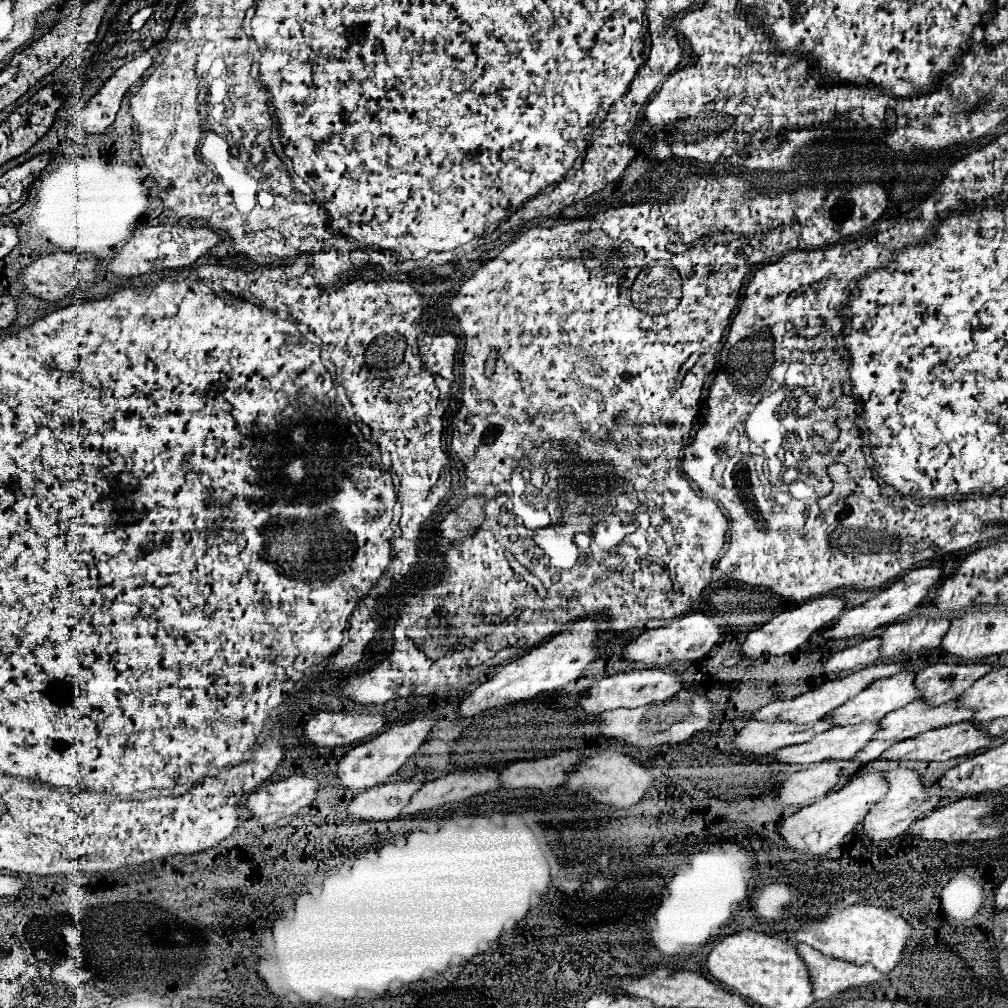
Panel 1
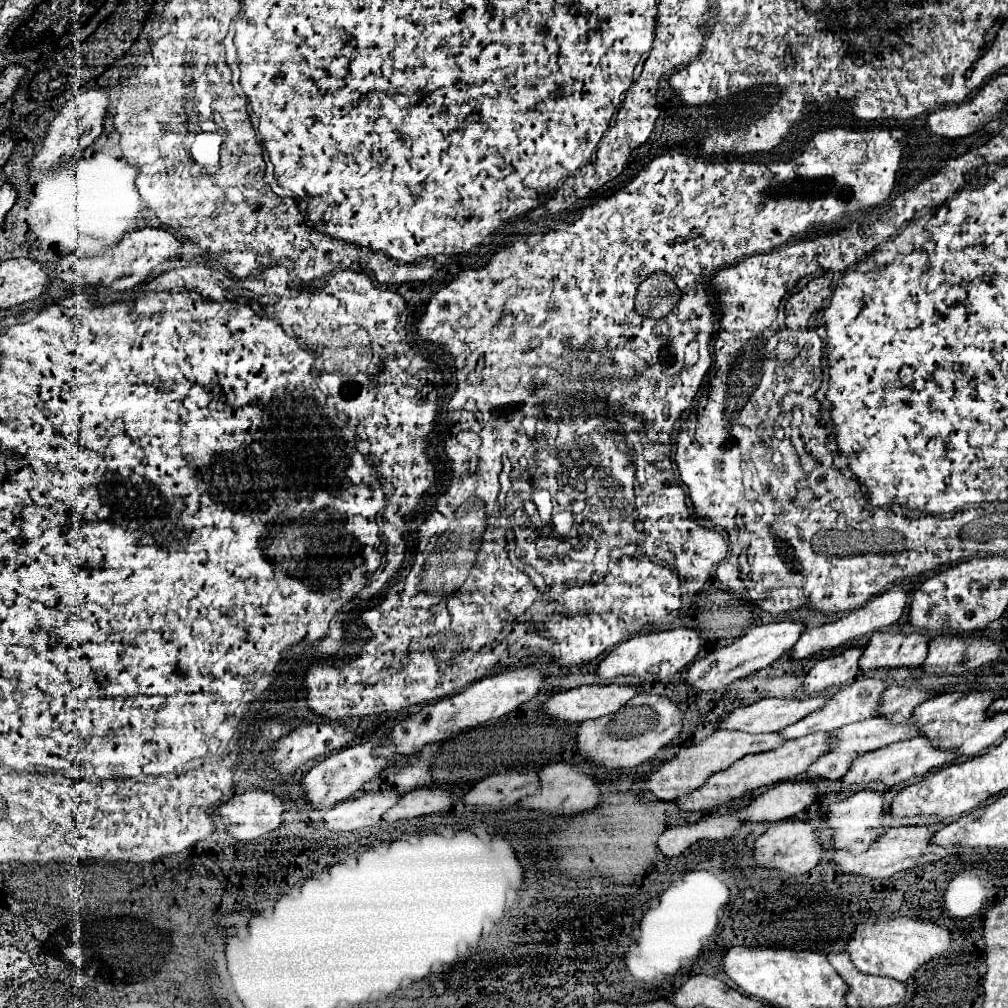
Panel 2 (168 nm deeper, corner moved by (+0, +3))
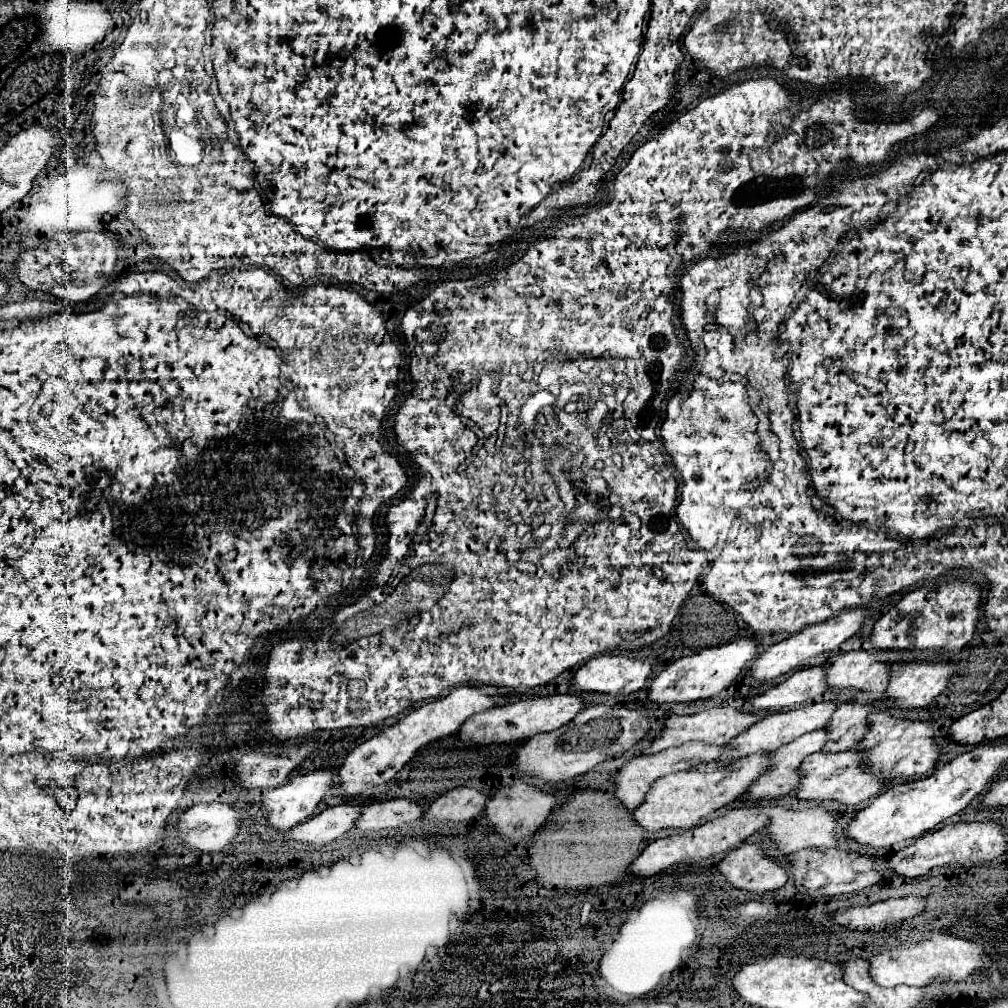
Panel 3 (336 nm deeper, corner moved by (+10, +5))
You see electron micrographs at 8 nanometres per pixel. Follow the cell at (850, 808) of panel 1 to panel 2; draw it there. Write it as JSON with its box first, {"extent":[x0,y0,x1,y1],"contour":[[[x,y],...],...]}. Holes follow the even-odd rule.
{"extent":[754,818,826,876],"contour":[[[788,818],[774,822],[754,844],[754,854],[756,862],[766,868],[780,868],[790,876],[806,874],[812,870],[820,858],[826,854],[826,848],[820,842],[820,832],[814,828],[812,820],[798,820],[798,818]]]}

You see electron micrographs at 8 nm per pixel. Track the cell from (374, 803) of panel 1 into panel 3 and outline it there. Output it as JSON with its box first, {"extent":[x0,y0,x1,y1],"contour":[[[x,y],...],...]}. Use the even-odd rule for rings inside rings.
{"extent":[286,804,360,844],"contour":[[[342,804],[326,808],[324,812],[300,822],[298,826],[286,832],[286,840],[304,842],[304,844],[328,844],[354,828],[354,820],[360,814],[360,806]]]}

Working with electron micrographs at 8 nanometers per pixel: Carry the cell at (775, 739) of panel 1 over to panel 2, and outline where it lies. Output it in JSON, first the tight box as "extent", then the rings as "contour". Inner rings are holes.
{"extent":[646,730,786,800],"contour":[[[716,730],[712,736],[704,738],[702,742],[684,746],[678,756],[664,762],[656,772],[650,774],[650,780],[648,780],[646,788],[652,794],[656,794],[658,800],[672,800],[670,790],[674,790],[674,788],[698,788],[700,784],[704,784],[704,780],[708,776],[712,776],[712,772],[720,772],[720,770],[728,768],[730,764],[734,764],[736,760],[740,760],[740,758],[744,758],[748,754],[758,754],[758,752],[768,752],[768,750],[780,748],[784,742],[786,740],[778,732],[746,734],[746,732]]]}

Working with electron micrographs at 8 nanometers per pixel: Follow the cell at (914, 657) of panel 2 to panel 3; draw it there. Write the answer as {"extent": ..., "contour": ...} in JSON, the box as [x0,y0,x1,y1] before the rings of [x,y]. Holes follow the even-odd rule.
{"extent":[826,652,890,694],"contour":[[[846,652],[832,660],[826,668],[826,684],[830,690],[866,690],[882,694],[888,686],[890,664],[876,662],[874,652]]]}

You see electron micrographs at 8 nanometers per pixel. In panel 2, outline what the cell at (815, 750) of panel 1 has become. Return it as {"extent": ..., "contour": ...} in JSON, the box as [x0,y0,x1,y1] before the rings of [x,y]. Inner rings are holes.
{"extent":[674,732,834,810],"contour":[[[816,732],[816,734],[804,736],[804,738],[788,740],[784,746],[780,746],[780,748],[776,748],[776,750],[770,750],[770,752],[748,754],[748,756],[744,756],[742,760],[734,762],[730,768],[712,774],[712,776],[706,780],[704,786],[692,790],[692,792],[686,794],[686,796],[676,798],[674,802],[676,802],[680,808],[684,808],[684,810],[706,810],[706,808],[724,804],[724,802],[728,802],[728,800],[732,800],[732,798],[738,798],[738,796],[742,796],[742,794],[746,794],[746,792],[758,790],[758,788],[762,788],[762,786],[766,786],[766,784],[782,782],[782,780],[792,780],[792,778],[800,776],[802,772],[806,772],[812,762],[816,762],[820,756],[824,756],[824,752],[828,752],[828,748],[832,748],[832,744],[834,744],[832,734]]]}

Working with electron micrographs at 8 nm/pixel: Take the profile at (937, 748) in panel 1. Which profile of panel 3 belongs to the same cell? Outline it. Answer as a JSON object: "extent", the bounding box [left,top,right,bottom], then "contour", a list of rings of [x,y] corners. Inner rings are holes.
{"extent":[796,750,884,806],"contour":[[[852,750],[842,752],[842,754],[810,754],[806,762],[802,762],[802,782],[798,784],[796,798],[800,800],[820,800],[820,802],[840,802],[842,806],[856,806],[862,804],[864,800],[872,798],[878,794],[878,790],[884,784],[872,776],[870,772],[866,774],[864,764],[860,762],[860,756],[854,754]]]}

